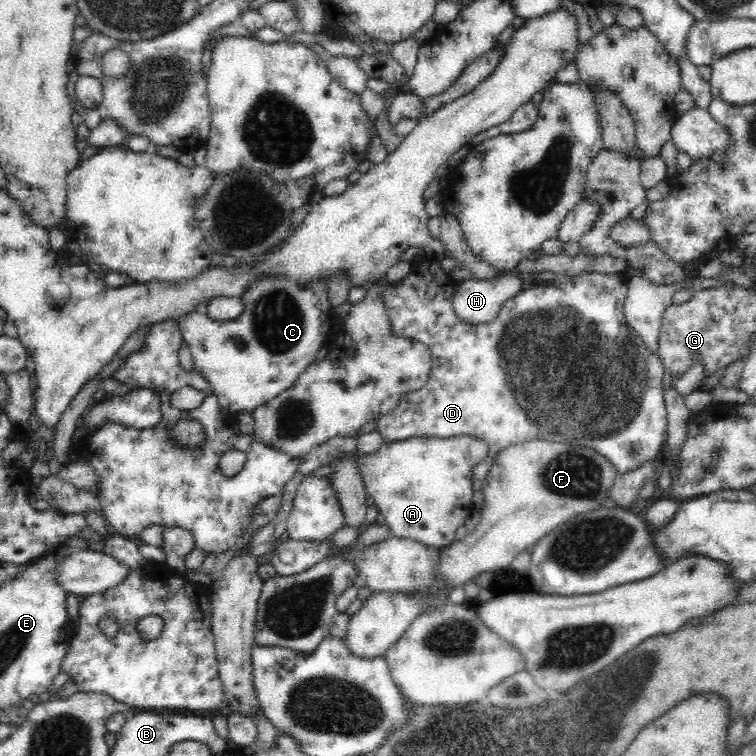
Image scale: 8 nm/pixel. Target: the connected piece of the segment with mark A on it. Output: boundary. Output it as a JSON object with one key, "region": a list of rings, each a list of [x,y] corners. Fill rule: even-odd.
{"region":[[[458,435],[452,438],[436,438],[436,437],[412,437],[406,440],[394,441],[391,443],[383,443],[378,452],[374,454],[361,455],[357,460],[359,473],[363,476],[364,484],[367,488],[367,494],[374,500],[374,506],[380,510],[382,516],[386,519],[386,524],[392,531],[392,536],[396,538],[411,538],[417,540],[420,544],[426,546],[433,546],[434,548],[447,547],[455,541],[455,534],[459,526],[464,524],[464,521],[475,510],[472,502],[473,484],[476,484],[476,479],[473,478],[473,472],[476,465],[479,465],[484,459],[488,458],[489,447],[488,444],[475,436]]]}

